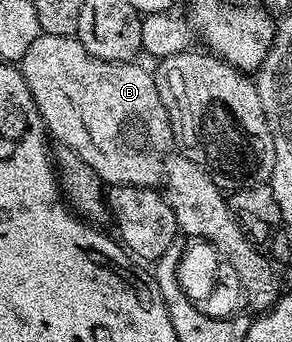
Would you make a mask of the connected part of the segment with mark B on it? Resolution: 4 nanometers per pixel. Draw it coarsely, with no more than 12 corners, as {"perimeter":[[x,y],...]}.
{"perimeter":[[40,32],[21,69],[52,139],[105,184],[163,181],[154,73]]}

